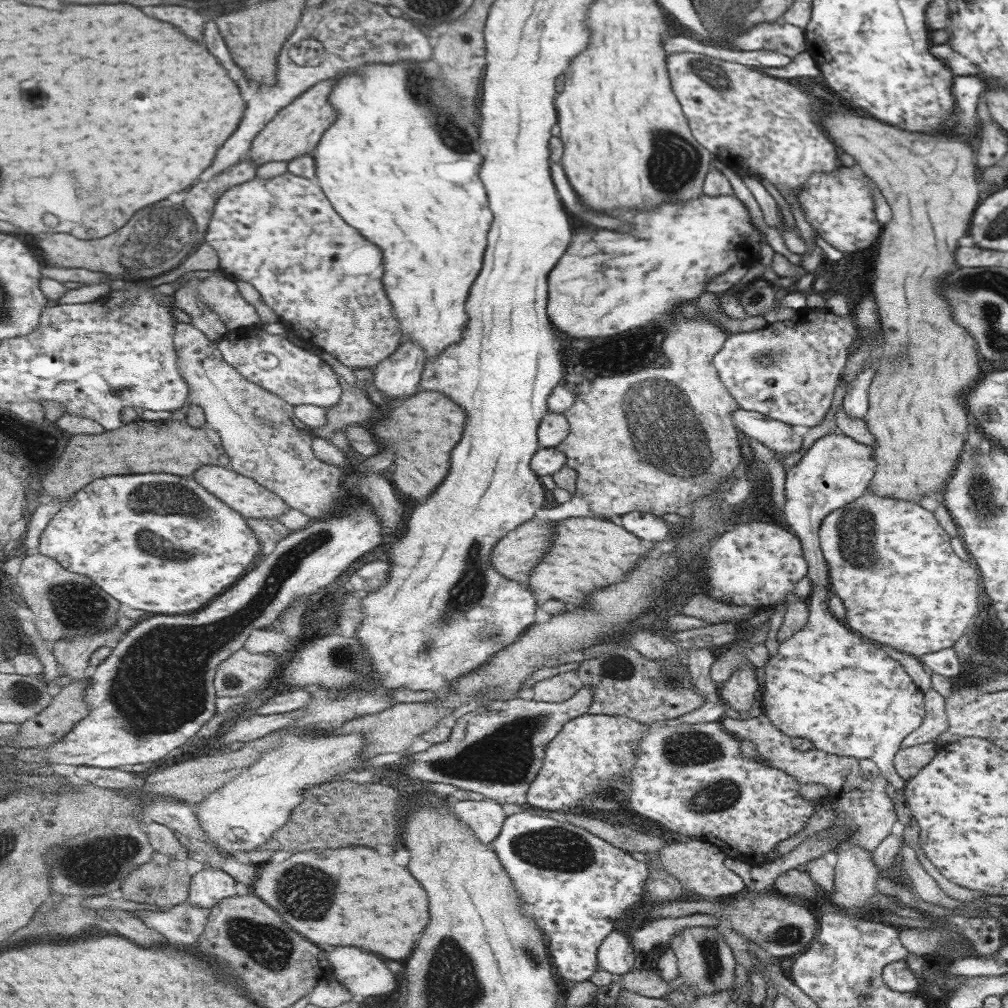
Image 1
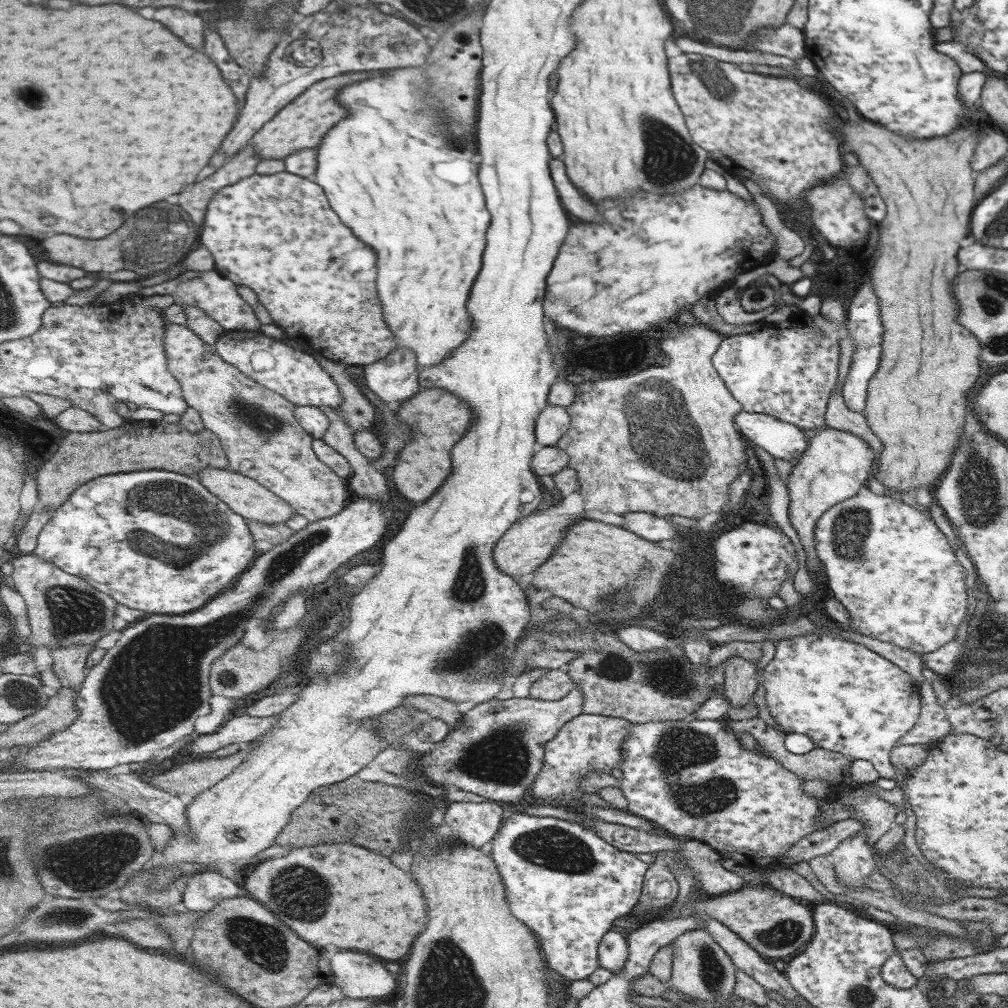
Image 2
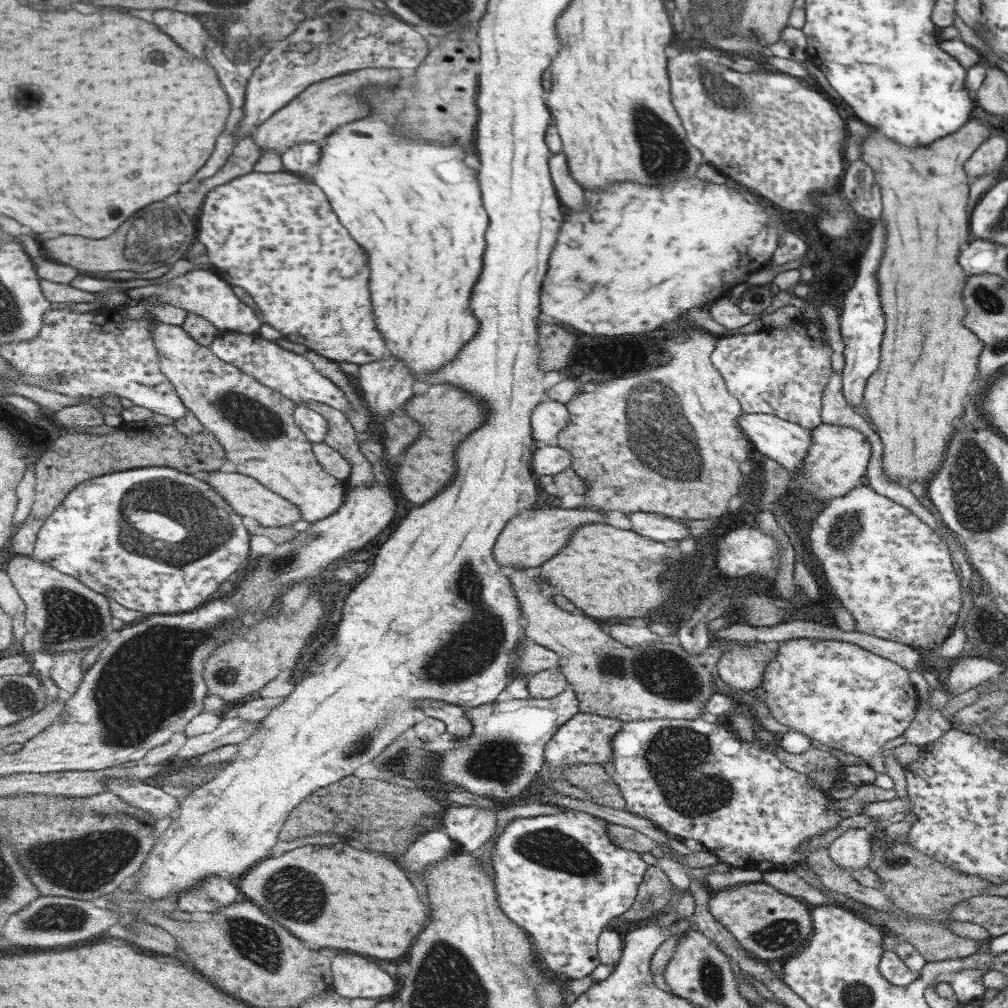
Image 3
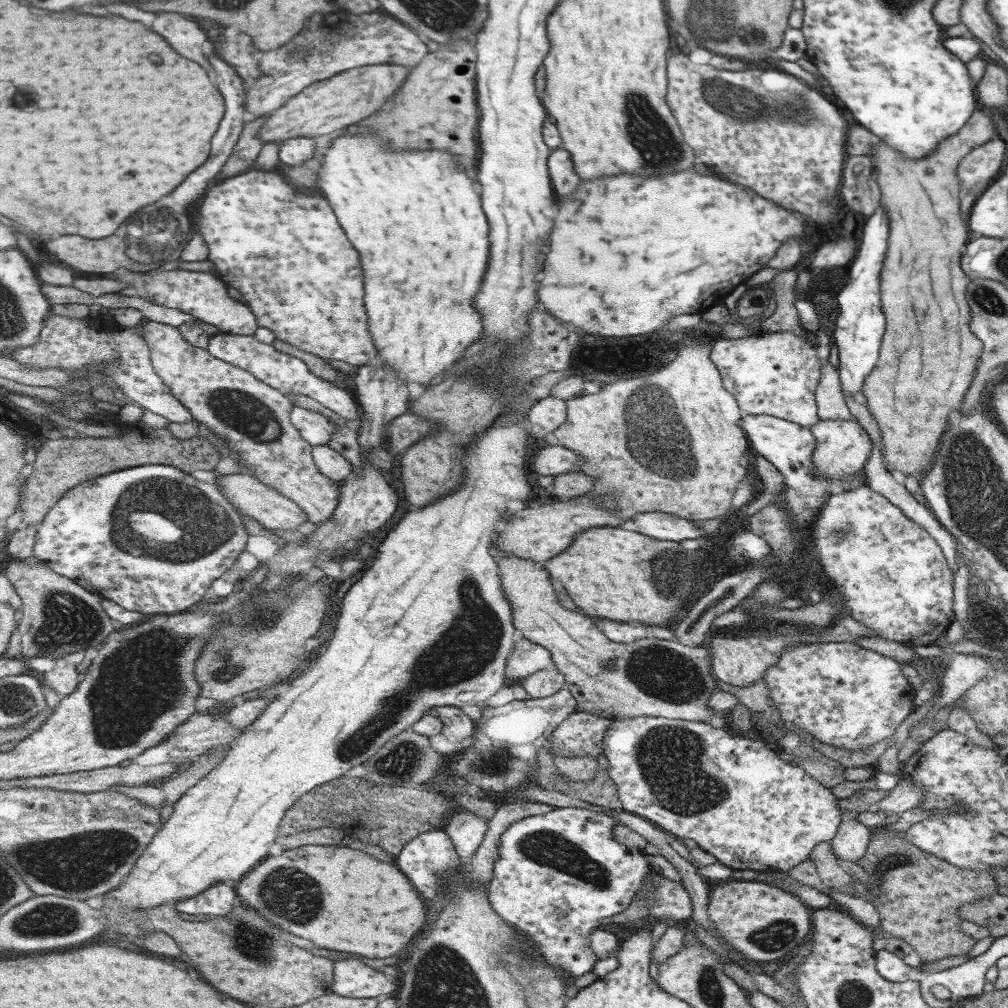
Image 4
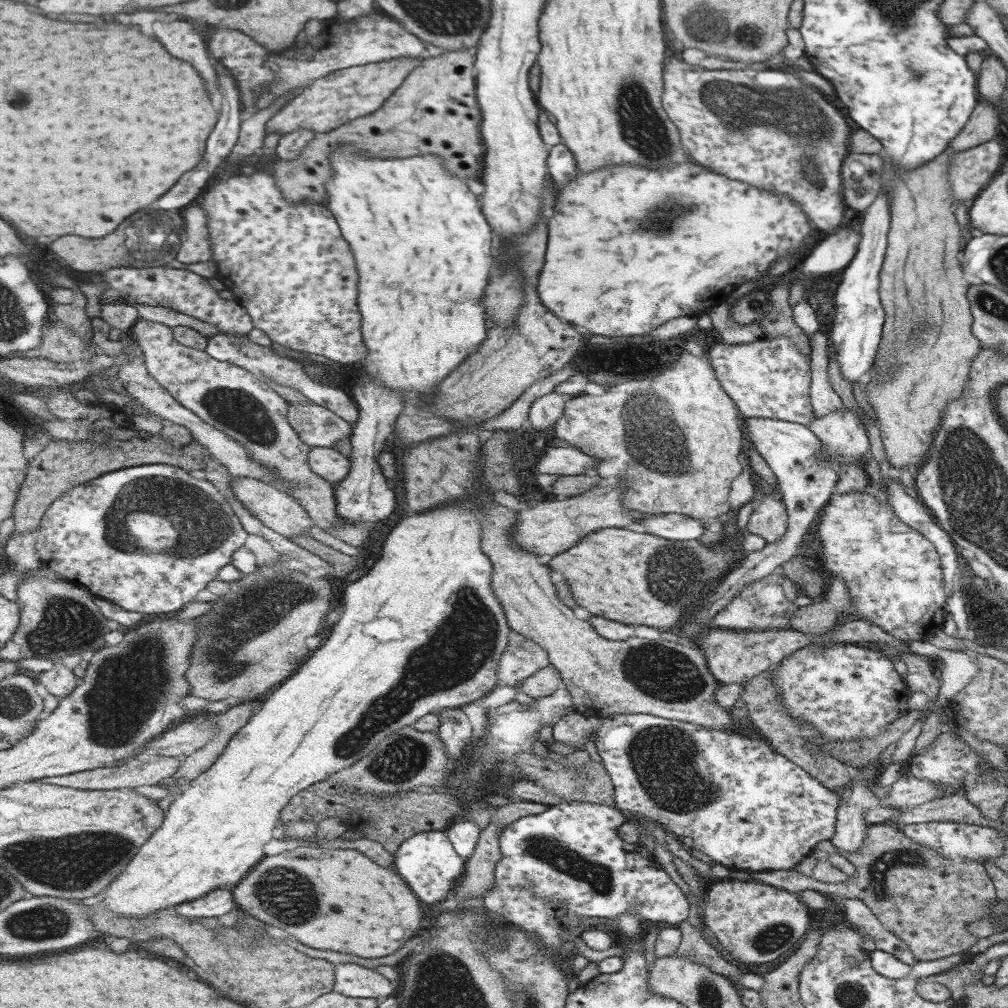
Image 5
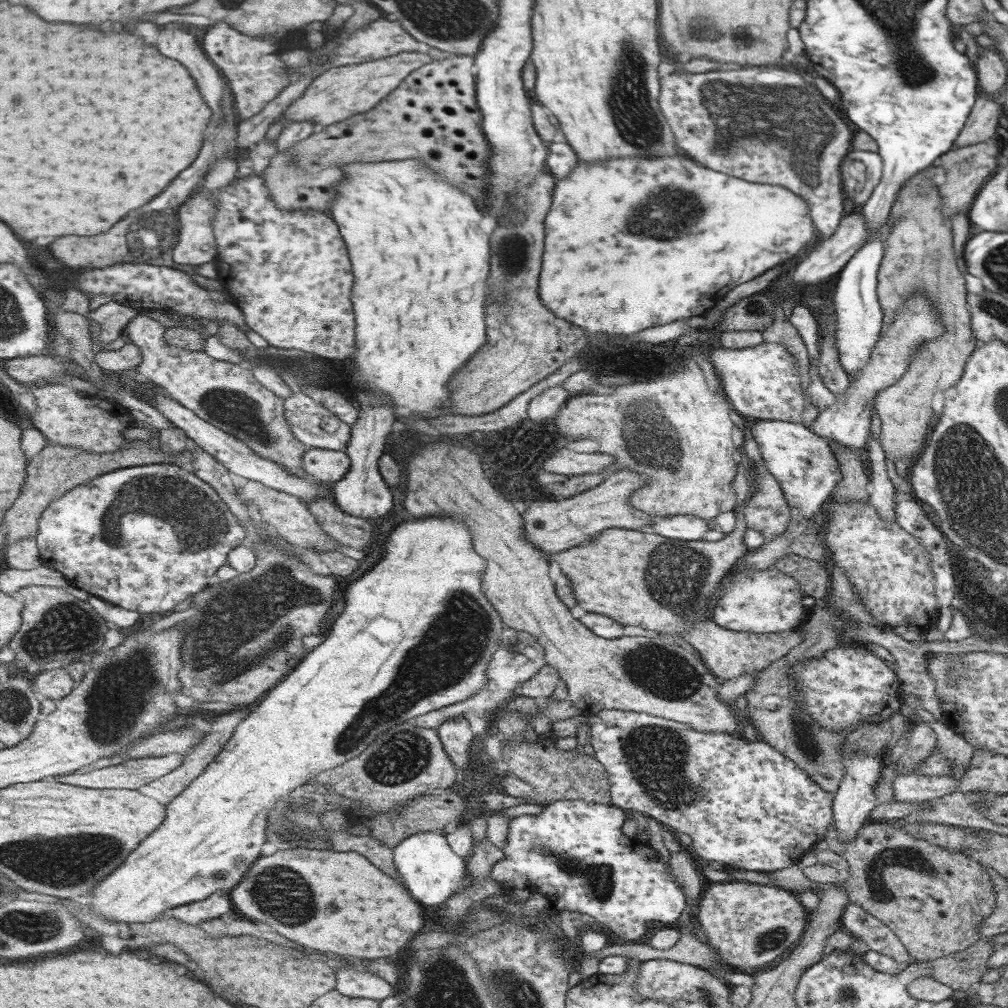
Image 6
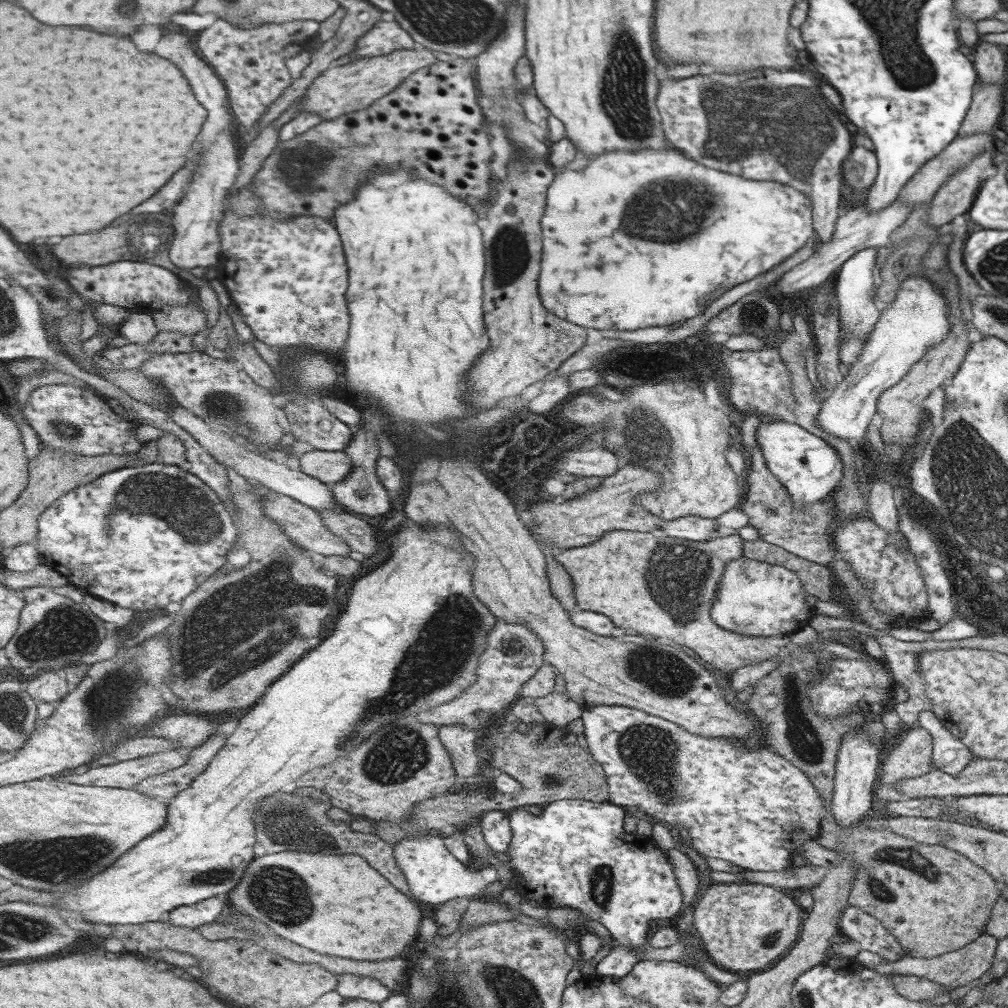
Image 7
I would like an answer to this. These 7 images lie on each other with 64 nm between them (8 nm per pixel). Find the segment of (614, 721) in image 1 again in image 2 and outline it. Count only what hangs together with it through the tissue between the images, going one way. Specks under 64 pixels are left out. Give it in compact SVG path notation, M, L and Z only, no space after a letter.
M579 714L578 717L567 721L552 741L546 743L546 762L542 772L534 778L529 792L534 804L553 804L565 800L579 789L579 778L588 772L608 772L611 768L619 768L623 763L622 743L630 732L630 723L623 718L593 716Z

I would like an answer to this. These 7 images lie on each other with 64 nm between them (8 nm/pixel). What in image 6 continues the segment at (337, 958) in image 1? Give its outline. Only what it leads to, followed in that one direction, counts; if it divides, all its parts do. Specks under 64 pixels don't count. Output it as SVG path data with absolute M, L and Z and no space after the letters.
M342 964L337 969L339 985L336 989L345 996L381 1002L391 995L391 985L380 976L351 965Z

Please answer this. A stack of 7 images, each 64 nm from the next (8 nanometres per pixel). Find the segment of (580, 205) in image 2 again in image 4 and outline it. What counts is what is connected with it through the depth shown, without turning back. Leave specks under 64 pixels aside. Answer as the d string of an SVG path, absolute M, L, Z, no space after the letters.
M558 147L551 149L551 154L547 158L547 170L549 170L549 178L551 178L551 186L559 197L569 197L579 184L579 178L573 174L573 165L570 154Z

